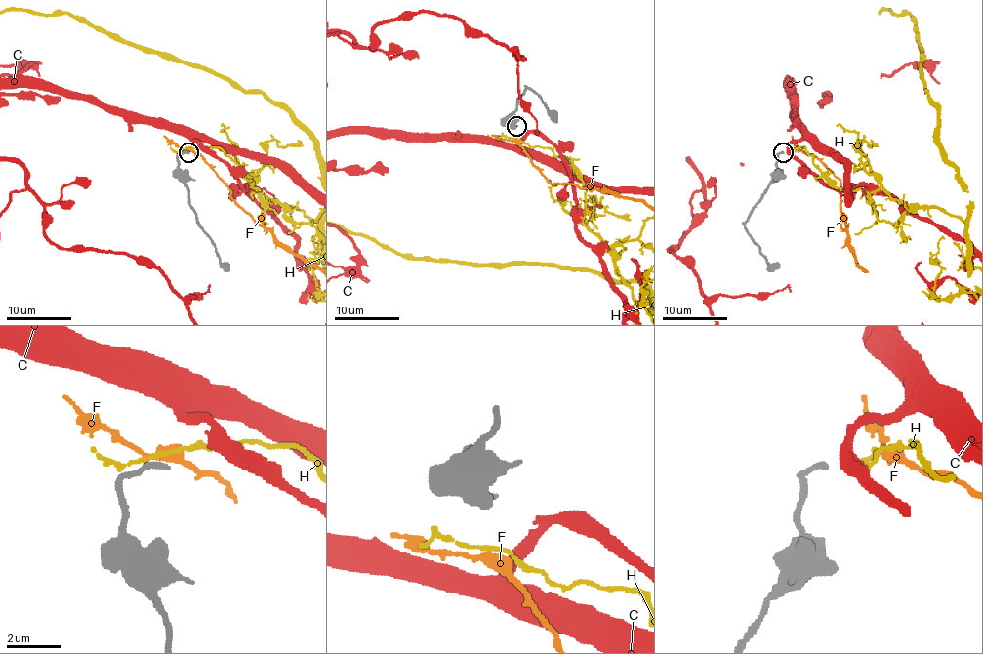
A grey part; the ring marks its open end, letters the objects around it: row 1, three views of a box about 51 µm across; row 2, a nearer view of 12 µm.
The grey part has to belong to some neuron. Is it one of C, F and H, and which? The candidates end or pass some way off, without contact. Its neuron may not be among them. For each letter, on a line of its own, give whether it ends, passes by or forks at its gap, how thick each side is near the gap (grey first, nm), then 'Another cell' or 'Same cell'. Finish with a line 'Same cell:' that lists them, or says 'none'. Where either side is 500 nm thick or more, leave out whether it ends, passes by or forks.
C: It passes by. Thickness 190 nm (grey) against 340 nm. Same cell
F: It passes by. Thickness 190 nm (grey) against 340 nm. Another cell
H: It passes by. Thickness 190 nm (grey) against 110 nm. Another cell
Same cell: C

